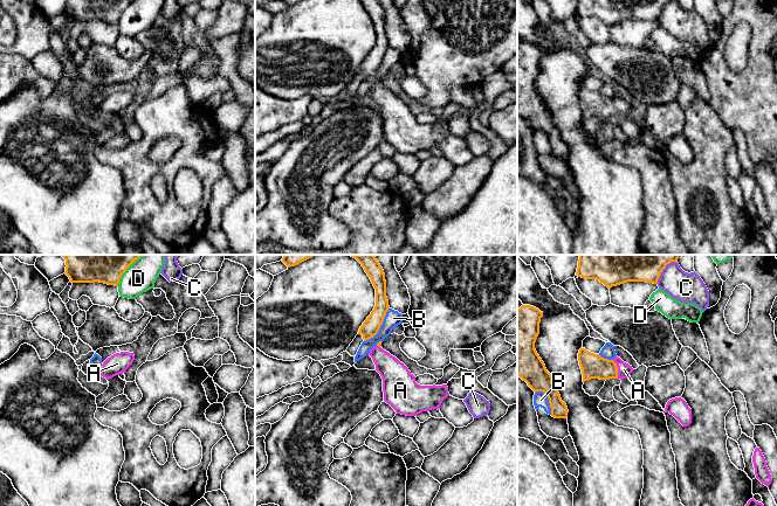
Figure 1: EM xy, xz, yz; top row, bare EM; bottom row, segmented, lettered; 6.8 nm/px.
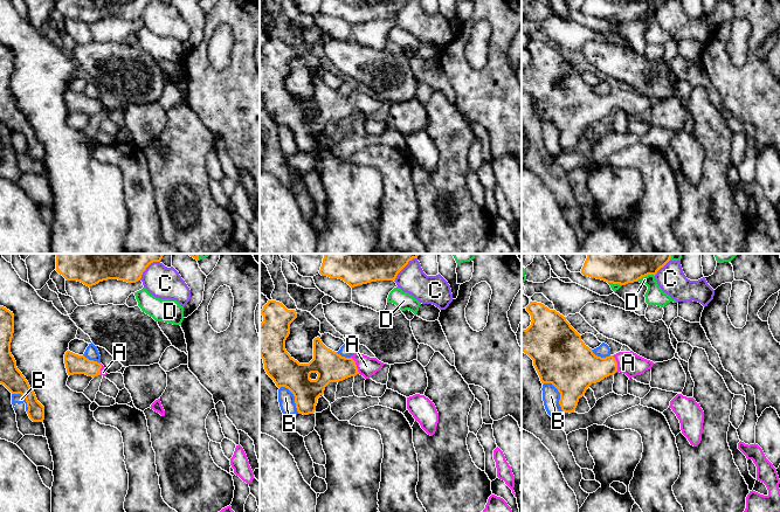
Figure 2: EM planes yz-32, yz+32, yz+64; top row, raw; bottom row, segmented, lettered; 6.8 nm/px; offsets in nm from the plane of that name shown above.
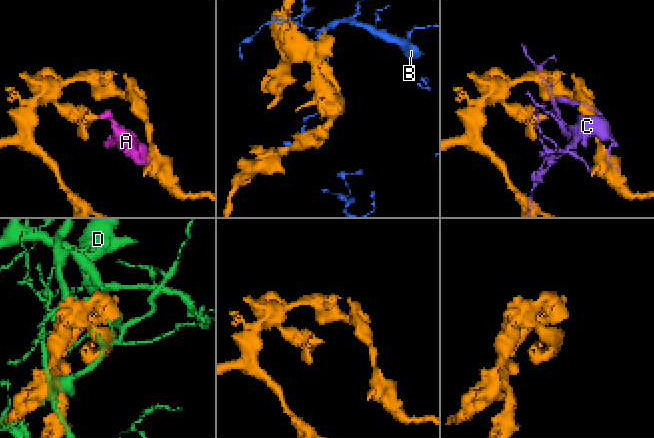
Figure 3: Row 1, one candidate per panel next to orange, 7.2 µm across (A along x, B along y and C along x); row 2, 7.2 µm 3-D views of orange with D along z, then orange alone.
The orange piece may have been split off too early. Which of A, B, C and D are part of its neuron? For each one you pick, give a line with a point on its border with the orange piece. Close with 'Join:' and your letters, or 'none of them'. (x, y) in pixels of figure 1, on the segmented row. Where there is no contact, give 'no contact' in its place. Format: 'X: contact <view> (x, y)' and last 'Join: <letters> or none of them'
A: contact yz (617, 369)
Join: A

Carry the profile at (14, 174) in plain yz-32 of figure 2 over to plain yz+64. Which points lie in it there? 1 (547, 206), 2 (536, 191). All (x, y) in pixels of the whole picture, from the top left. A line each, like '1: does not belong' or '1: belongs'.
1: does not belong
2: does not belong

